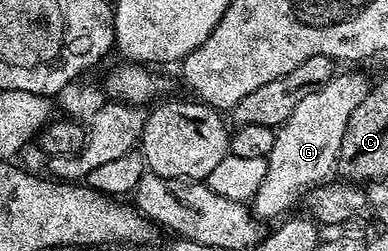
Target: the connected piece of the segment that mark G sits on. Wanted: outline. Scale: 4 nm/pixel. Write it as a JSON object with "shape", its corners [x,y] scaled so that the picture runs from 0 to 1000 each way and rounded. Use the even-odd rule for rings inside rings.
{"shape":[[[869,291],[765,414],[765,434],[711,518],[704,594],[686,629],[683,721],[673,721],[673,753],[662,753],[652,797],[655,853],[670,876],[737,861],[765,777],[830,733],[851,701],[843,693],[866,677],[879,546],[889,546],[910,434],[930,418],[948,359],[951,331],[930,303]]]}

